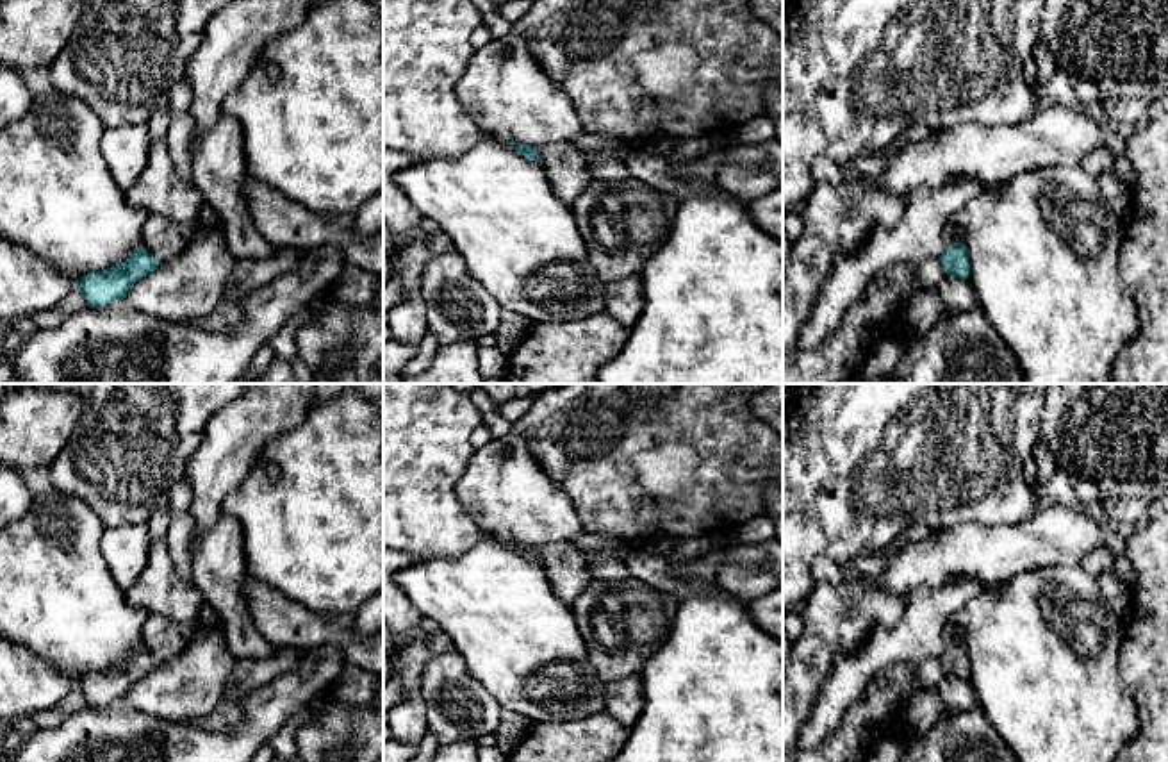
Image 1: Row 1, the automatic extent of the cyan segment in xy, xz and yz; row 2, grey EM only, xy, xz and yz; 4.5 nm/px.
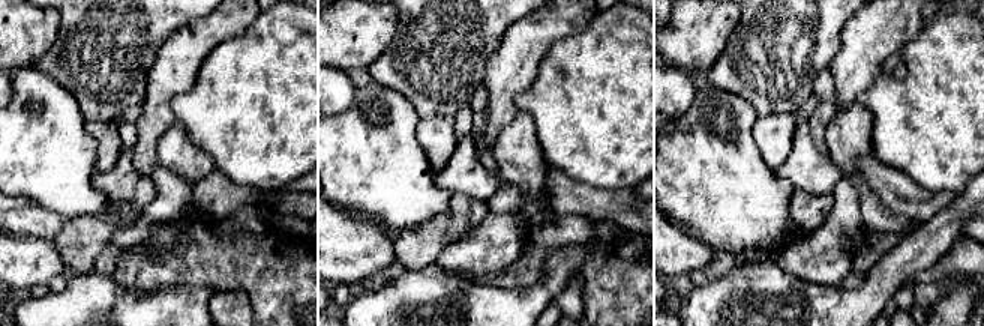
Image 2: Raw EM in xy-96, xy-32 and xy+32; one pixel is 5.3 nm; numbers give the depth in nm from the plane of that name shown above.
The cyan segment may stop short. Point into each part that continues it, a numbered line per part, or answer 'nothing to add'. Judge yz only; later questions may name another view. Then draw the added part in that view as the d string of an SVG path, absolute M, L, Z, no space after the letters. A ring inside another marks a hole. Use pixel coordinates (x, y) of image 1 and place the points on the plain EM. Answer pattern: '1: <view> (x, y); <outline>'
1: yz (951, 637); M947 623L945 628L943 628L943 642L945 642L945 648L959 642L956 626L952 623Z

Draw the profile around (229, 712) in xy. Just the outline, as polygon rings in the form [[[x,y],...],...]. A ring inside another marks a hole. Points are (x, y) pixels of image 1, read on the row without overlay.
[[[221,698],[216,708],[209,716],[196,719],[193,725],[214,732],[228,730],[239,725],[239,721],[244,716],[244,707],[246,707],[246,698],[239,700]]]

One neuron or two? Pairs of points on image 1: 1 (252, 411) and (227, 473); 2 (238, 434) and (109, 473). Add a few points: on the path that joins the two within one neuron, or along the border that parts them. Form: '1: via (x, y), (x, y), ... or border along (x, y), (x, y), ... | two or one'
1: via (245, 427), (234, 438), (227, 457) | one
2: border along (220, 409), (209, 420), (204, 439), (182, 473) | two

